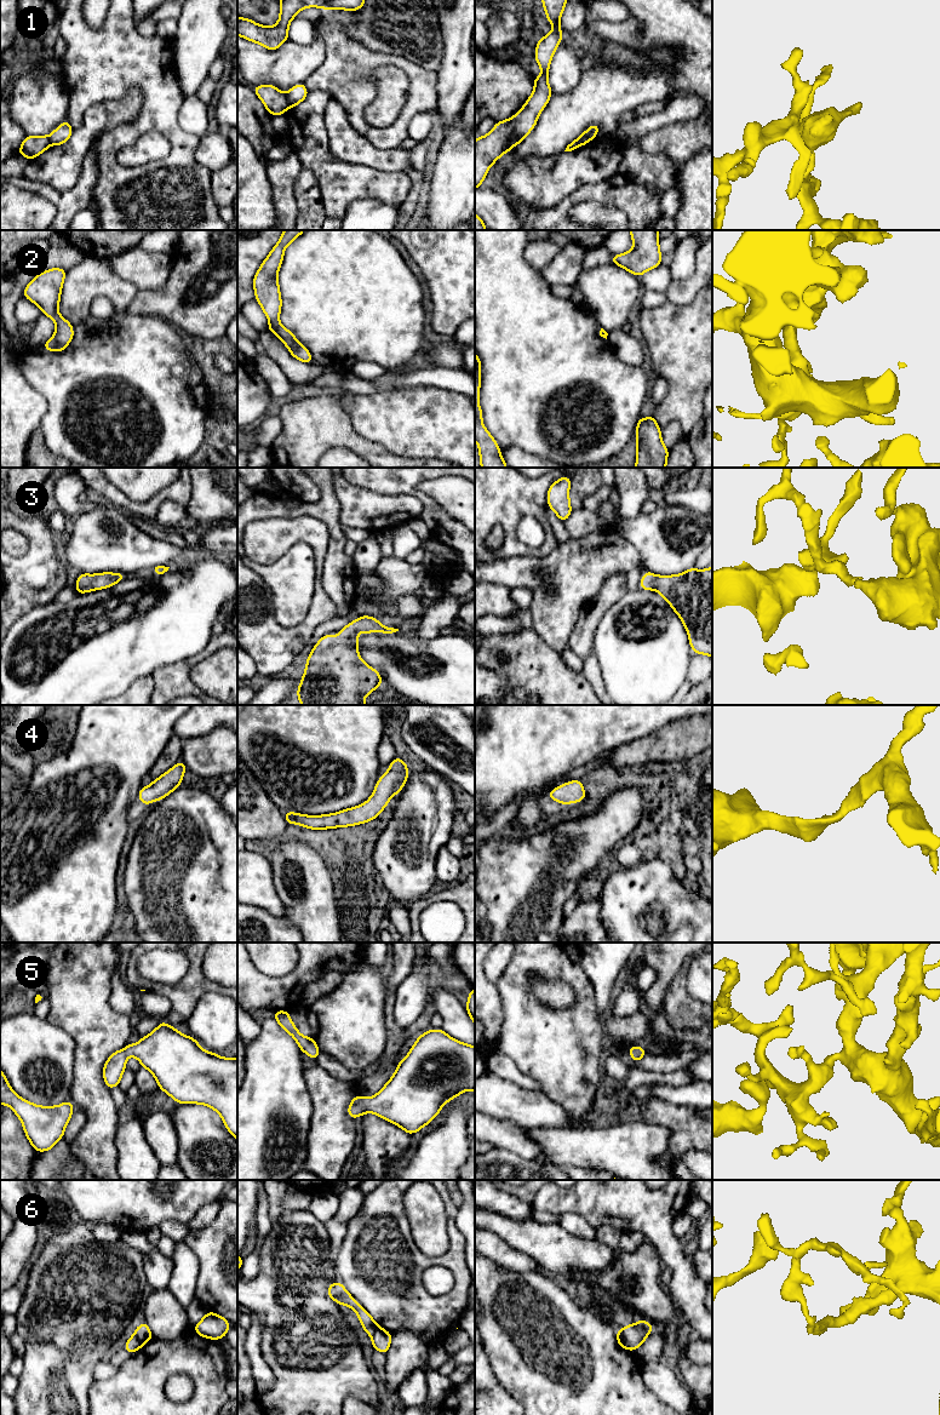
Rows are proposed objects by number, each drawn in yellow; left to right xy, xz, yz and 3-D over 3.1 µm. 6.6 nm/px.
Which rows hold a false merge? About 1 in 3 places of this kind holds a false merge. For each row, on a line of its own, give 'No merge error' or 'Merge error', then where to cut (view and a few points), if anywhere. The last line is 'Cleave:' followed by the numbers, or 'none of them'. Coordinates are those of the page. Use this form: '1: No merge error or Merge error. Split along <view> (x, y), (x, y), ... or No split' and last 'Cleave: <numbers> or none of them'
1: Merge error. Split along xz (285, 93), (288, 106)
2: No merge error. No split
3: No merge error. No split
4: No merge error. No split
5: No merge error. No split
6: Merge error. Split along yz (618, 1330), (629, 1348)
Cleave: 1, 6

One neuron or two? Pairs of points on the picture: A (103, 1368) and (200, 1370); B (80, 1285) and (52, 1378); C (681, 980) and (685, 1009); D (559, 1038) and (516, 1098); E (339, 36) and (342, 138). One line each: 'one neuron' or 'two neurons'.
A: two neurons
B: one neuron
C: one neuron
D: two neurons
E: two neurons

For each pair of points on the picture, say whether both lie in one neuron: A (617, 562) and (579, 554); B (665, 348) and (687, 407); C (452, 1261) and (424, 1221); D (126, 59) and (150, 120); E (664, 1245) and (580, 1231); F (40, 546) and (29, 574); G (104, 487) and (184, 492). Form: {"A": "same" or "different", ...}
{"A": "same", "B": "same", "C": "different", "D": "same", "E": "different", "F": "same", "G": "same"}

